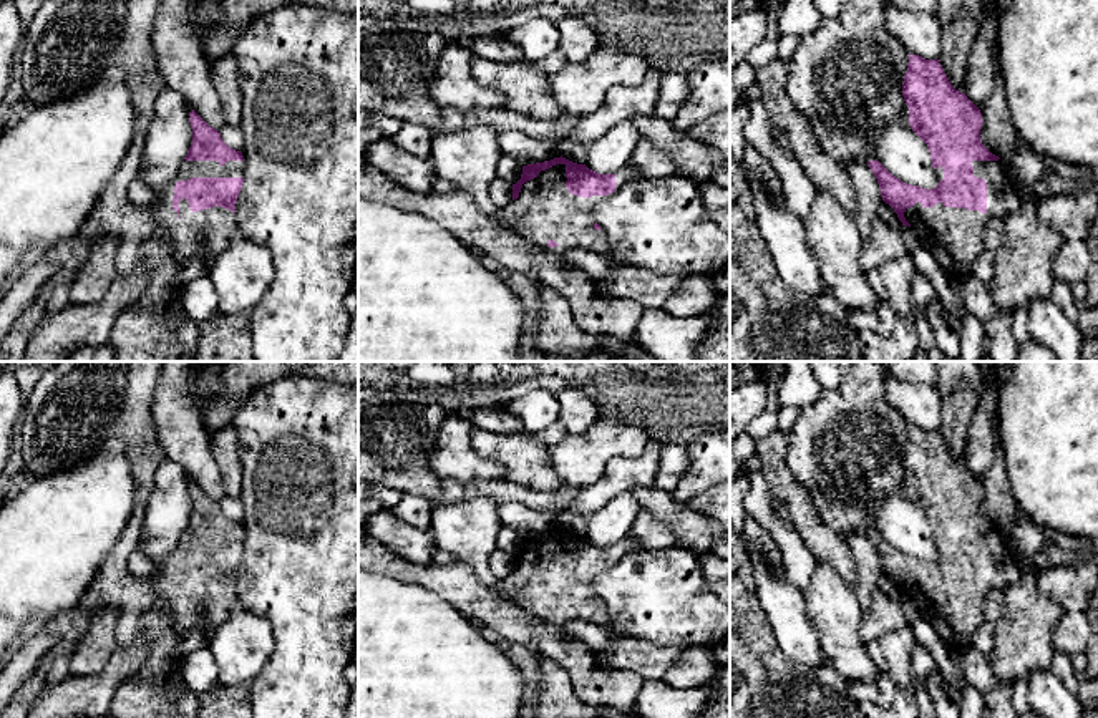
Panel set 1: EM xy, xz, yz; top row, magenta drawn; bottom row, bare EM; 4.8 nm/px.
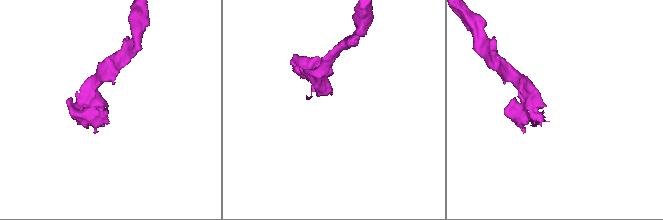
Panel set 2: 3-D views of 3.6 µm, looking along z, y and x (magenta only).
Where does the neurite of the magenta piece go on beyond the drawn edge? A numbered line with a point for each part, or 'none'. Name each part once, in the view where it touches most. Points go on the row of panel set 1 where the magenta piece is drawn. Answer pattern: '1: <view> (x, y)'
1: yz (954, 236)

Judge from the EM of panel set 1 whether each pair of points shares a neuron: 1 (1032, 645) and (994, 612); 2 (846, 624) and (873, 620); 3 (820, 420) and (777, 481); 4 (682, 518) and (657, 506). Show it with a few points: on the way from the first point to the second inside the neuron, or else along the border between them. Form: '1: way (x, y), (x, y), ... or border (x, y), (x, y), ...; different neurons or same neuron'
1: border (1004, 591), (1004, 616), (987, 654); different neurons
2: border (861, 611), (861, 639), (866, 645); different neurons
3: border (787, 433), (787, 468), (815, 494); different neurons
4: way (675, 514), (664, 508); same neuron

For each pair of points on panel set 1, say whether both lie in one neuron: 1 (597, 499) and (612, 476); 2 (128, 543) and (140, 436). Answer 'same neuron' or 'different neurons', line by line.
1: same neuron
2: same neuron

